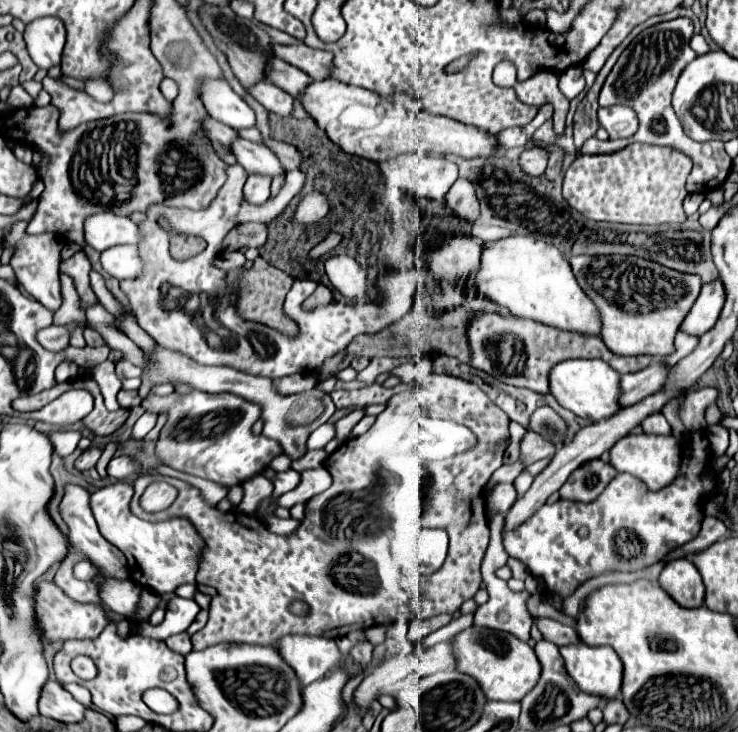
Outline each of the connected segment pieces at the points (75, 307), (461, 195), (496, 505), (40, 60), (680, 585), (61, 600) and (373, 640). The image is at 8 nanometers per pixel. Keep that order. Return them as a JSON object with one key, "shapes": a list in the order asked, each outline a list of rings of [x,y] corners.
{"shapes":[[[[62,274],[62,306],[54,312],[54,324],[68,326],[68,324],[82,324],[82,322],[86,322],[86,314],[80,308],[80,298],[76,294],[72,278]]],[[[458,178],[450,188],[450,192],[444,196],[444,204],[452,212],[452,216],[460,220],[464,218],[466,222],[476,222],[480,214],[480,208],[476,204],[476,192],[472,188],[472,182],[468,180]]],[[[500,483],[488,496],[488,506],[490,506],[490,514],[492,510],[500,510],[500,512],[508,512],[510,506],[516,502],[516,488],[512,483]]],[[[54,16],[36,18],[26,26],[24,40],[30,58],[38,68],[48,70],[50,66],[60,64],[60,54],[66,40],[66,30],[60,18]]],[[[680,558],[680,560],[668,562],[658,576],[658,584],[682,608],[698,608],[704,604],[702,576],[690,558]]],[[[38,582],[34,588],[34,614],[36,614],[36,626],[40,628],[40,640],[42,642],[66,642],[66,640],[94,640],[100,636],[100,632],[110,624],[108,610],[104,604],[82,604],[72,598],[68,598],[54,582]]],[[[372,626],[372,628],[366,630],[366,638],[368,638],[368,642],[370,642],[372,646],[378,646],[378,644],[382,644],[384,638],[386,638],[386,628],[384,628],[384,626]]]]}

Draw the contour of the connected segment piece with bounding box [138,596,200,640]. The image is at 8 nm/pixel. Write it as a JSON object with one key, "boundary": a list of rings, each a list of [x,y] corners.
{"boundary":[[[174,596],[168,602],[168,606],[166,606],[166,618],[164,618],[164,622],[160,626],[152,626],[148,622],[142,624],[138,628],[138,636],[166,640],[172,634],[186,632],[186,628],[194,622],[198,612],[200,612],[200,606],[194,600],[186,600],[186,598]]]}

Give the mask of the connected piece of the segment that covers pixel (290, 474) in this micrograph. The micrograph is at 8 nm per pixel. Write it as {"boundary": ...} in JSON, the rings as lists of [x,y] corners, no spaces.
{"boundary":[[[286,470],[286,472],[276,474],[276,480],[274,480],[274,496],[276,496],[276,500],[282,494],[294,490],[298,484],[300,484],[300,472],[296,472],[296,470]]]}

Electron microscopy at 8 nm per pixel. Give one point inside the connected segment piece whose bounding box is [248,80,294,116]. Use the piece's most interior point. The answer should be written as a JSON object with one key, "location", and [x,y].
{"location":[274,99]}

